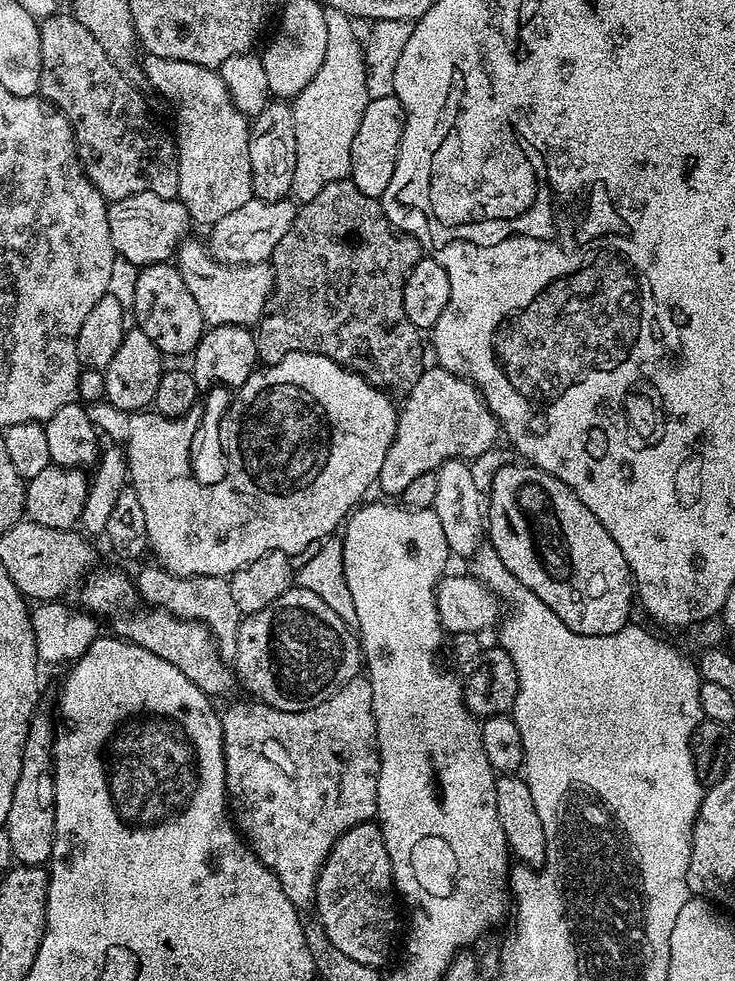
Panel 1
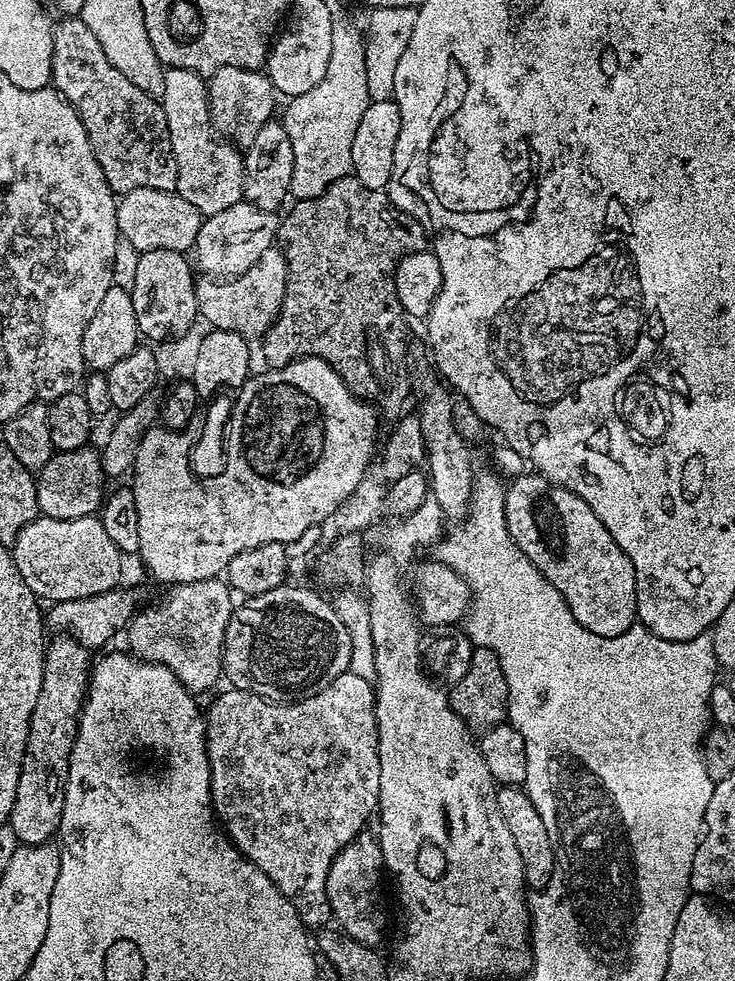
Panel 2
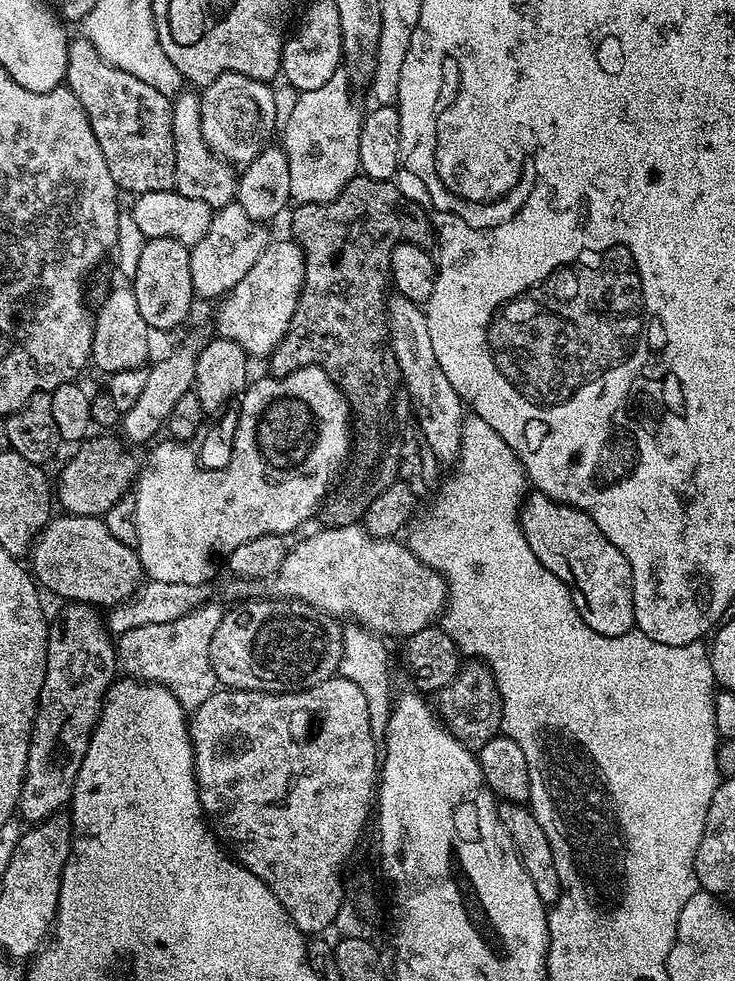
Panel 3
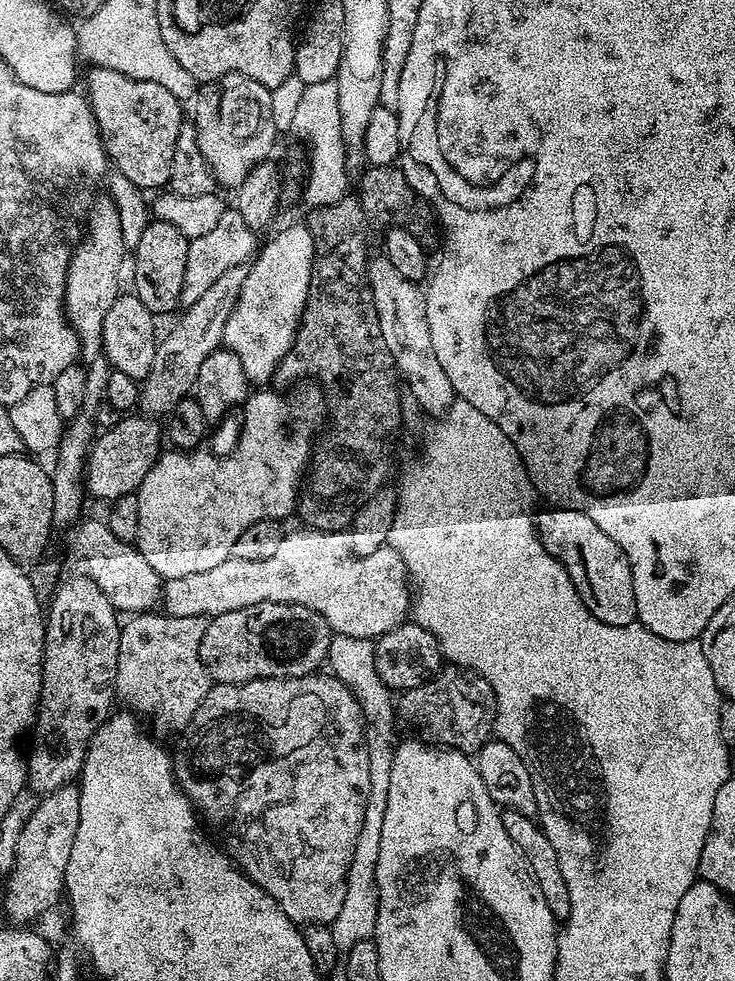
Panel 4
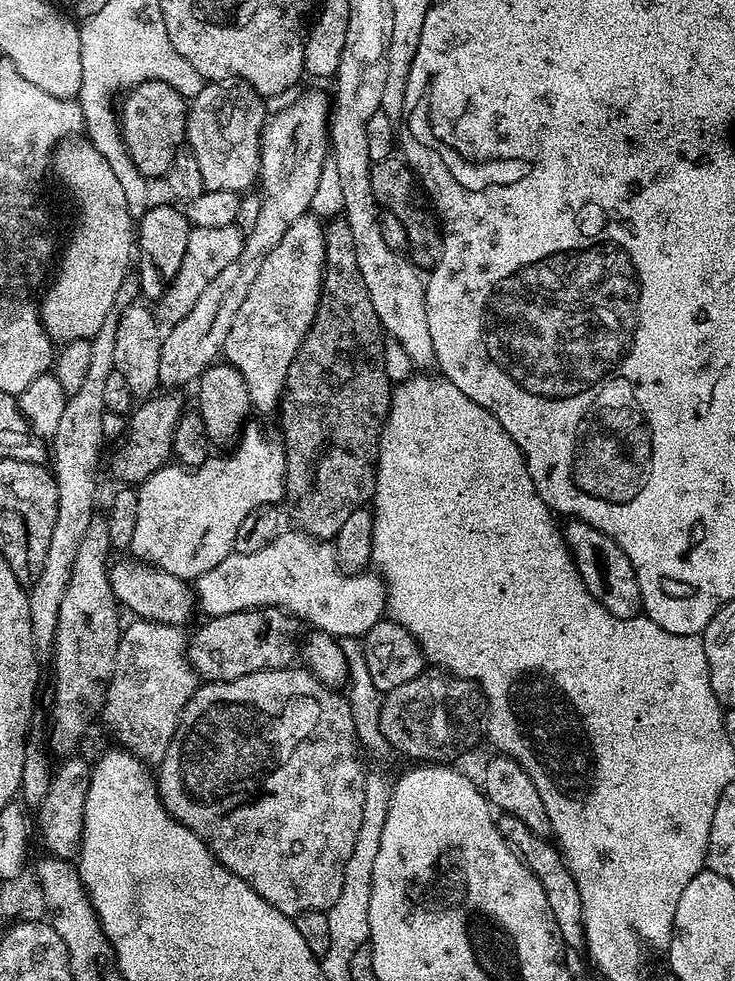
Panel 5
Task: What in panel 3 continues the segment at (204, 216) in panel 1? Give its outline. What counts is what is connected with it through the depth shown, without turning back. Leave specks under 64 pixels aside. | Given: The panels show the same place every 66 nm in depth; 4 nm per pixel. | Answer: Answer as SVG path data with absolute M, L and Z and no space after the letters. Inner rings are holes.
M181 91L172 100L172 133L174 134L174 182L175 191L186 198L198 198L212 209L225 208L236 198L238 172L233 165L215 156L206 146L202 136L202 118L200 117L200 98L195 91Z

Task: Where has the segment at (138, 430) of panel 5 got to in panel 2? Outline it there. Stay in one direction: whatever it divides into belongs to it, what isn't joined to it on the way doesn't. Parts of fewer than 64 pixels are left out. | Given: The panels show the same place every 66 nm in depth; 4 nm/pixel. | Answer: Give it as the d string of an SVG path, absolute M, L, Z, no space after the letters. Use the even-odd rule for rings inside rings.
M85 446L69 452L56 452L36 476L40 515L69 520L99 513L106 499L104 483L104 462L97 449L95 452L92 446Z

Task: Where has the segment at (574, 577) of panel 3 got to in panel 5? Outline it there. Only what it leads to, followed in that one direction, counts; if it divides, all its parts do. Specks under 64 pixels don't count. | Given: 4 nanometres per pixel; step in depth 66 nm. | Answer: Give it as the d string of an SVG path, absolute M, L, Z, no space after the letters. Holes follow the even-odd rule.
M579 522L569 525L569 528L566 528L568 547L572 550L572 560L576 564L578 574L586 582L590 594L607 612L618 618L629 620L641 615L638 578L627 554L609 536L602 534L602 530Z

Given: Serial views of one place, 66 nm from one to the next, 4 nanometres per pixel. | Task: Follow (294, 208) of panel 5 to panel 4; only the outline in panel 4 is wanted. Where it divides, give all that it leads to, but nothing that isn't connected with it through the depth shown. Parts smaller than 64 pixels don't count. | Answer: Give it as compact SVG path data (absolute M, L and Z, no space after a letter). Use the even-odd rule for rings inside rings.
M239 264L226 270L226 274L222 274L222 278L218 278L218 282L214 282L214 286L210 286L210 290L206 290L198 302L183 309L184 317L165 336L163 333L156 346L153 366L140 384L138 408L143 415L167 417L172 408L178 406L178 402L189 399L196 387L198 369L202 362L206 362L208 355L223 345L226 322L238 302L238 294L242 294L242 284L246 282L248 269L248 264Z

